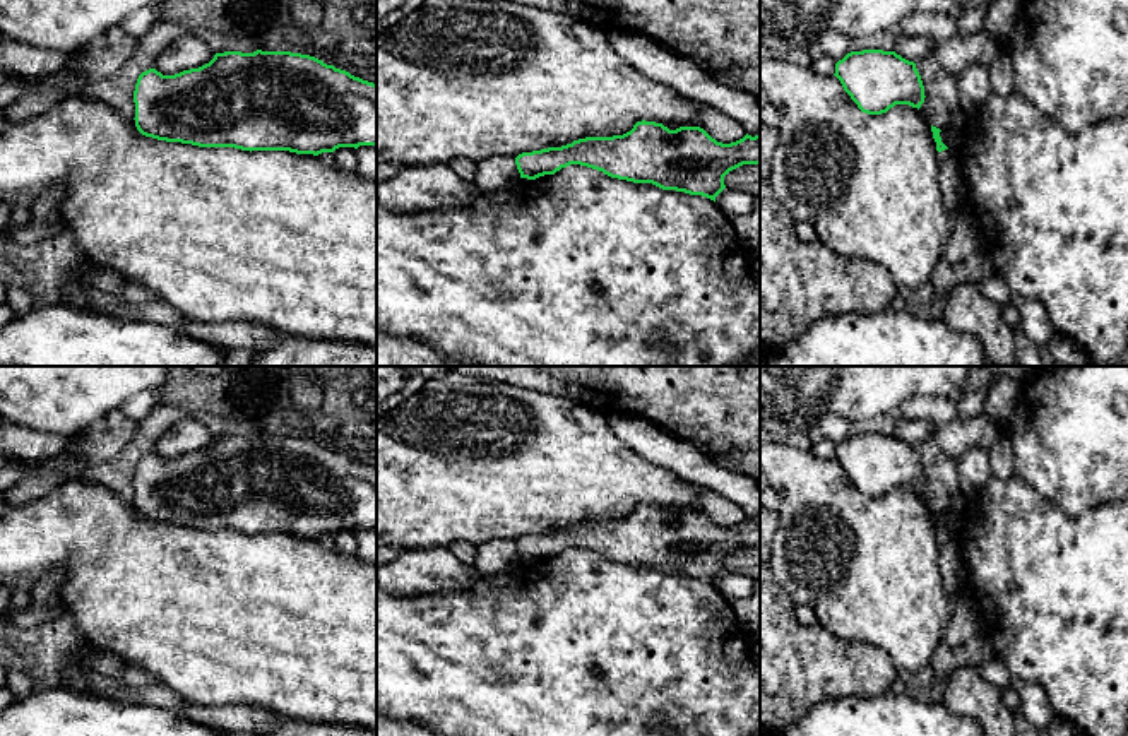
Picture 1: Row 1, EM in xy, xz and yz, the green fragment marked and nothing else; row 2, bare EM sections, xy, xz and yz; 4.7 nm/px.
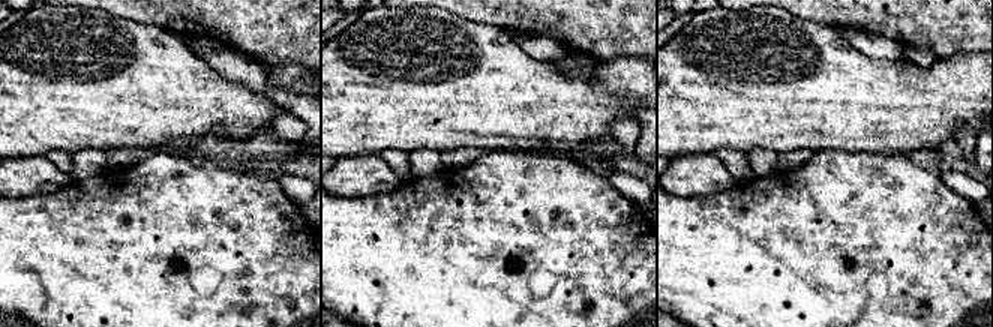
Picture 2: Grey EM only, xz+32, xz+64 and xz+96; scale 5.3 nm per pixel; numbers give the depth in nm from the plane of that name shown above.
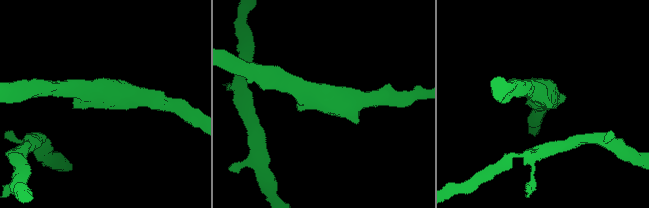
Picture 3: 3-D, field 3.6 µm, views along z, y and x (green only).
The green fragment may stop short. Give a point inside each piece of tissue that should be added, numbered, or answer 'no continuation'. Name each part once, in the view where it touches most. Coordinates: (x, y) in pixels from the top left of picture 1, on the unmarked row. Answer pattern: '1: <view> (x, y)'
1: yz (949, 558)

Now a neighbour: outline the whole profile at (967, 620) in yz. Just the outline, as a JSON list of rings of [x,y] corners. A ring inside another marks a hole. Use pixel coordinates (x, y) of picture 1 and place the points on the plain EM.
[[[965,594],[955,601],[952,620],[943,628],[941,642],[950,649],[969,645],[974,635],[986,635],[979,602]]]

